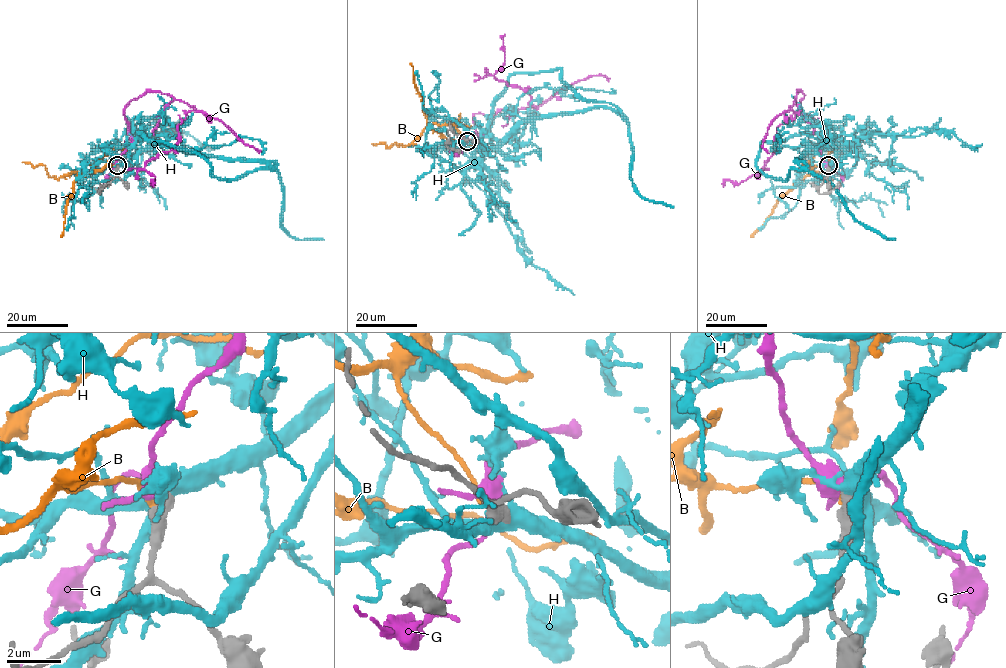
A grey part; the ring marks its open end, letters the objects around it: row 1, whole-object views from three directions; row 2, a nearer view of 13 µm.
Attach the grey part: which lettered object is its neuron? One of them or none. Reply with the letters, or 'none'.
none

